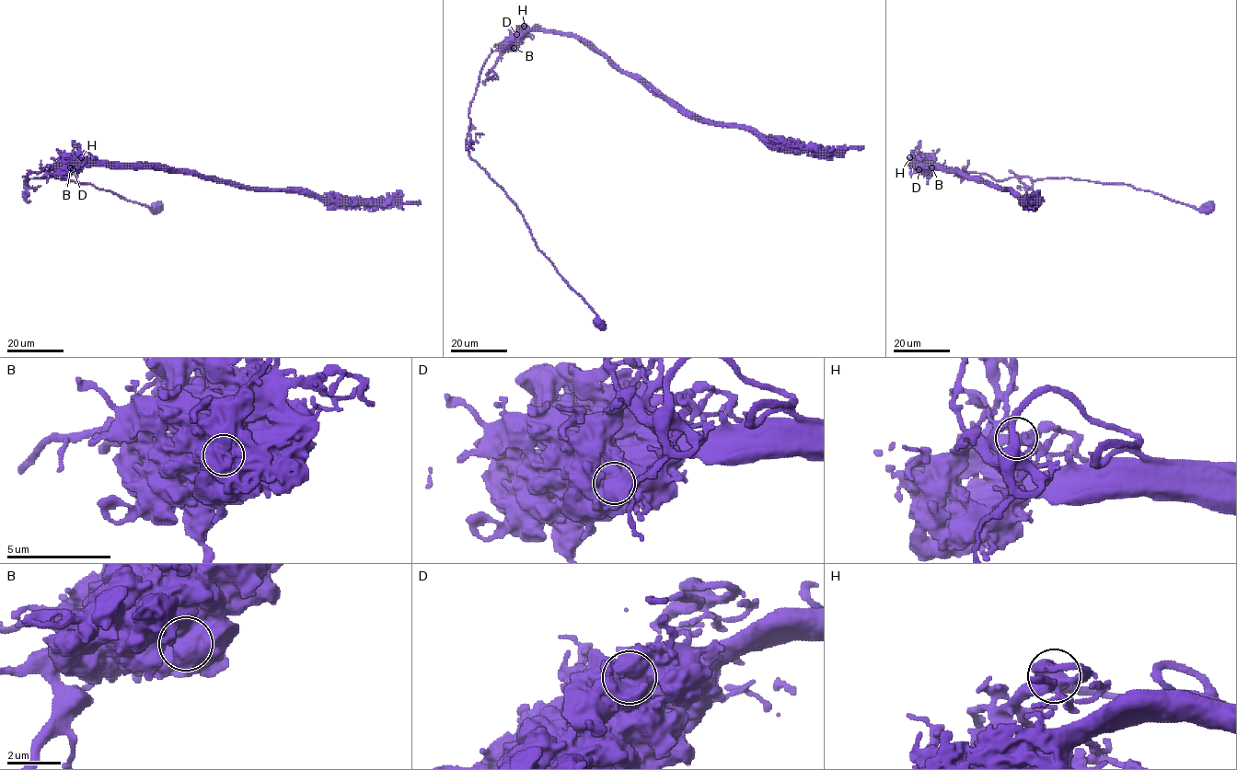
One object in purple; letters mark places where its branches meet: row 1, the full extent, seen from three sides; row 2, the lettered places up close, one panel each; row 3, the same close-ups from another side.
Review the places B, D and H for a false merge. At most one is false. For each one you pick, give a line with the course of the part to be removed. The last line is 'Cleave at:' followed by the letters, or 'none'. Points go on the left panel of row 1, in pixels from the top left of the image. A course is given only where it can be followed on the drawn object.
D: foreign part runs (73, 169), (85, 151), (99, 160), (159, 163), (241, 188), (399, 205), (401, 199)
Cleave at: D

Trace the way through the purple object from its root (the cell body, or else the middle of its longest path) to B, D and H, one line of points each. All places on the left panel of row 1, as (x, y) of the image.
B: (158, 208), (128, 201), (92, 184), (23, 177), (26, 180), (28, 175), (51, 165), (70, 167)
D: (158, 208), (128, 201), (92, 184), (23, 177), (26, 180), (28, 175), (51, 165), (73, 169)
H: (158, 208), (128, 201), (92, 184), (23, 177), (26, 180), (28, 175), (48, 166), (81, 157)

